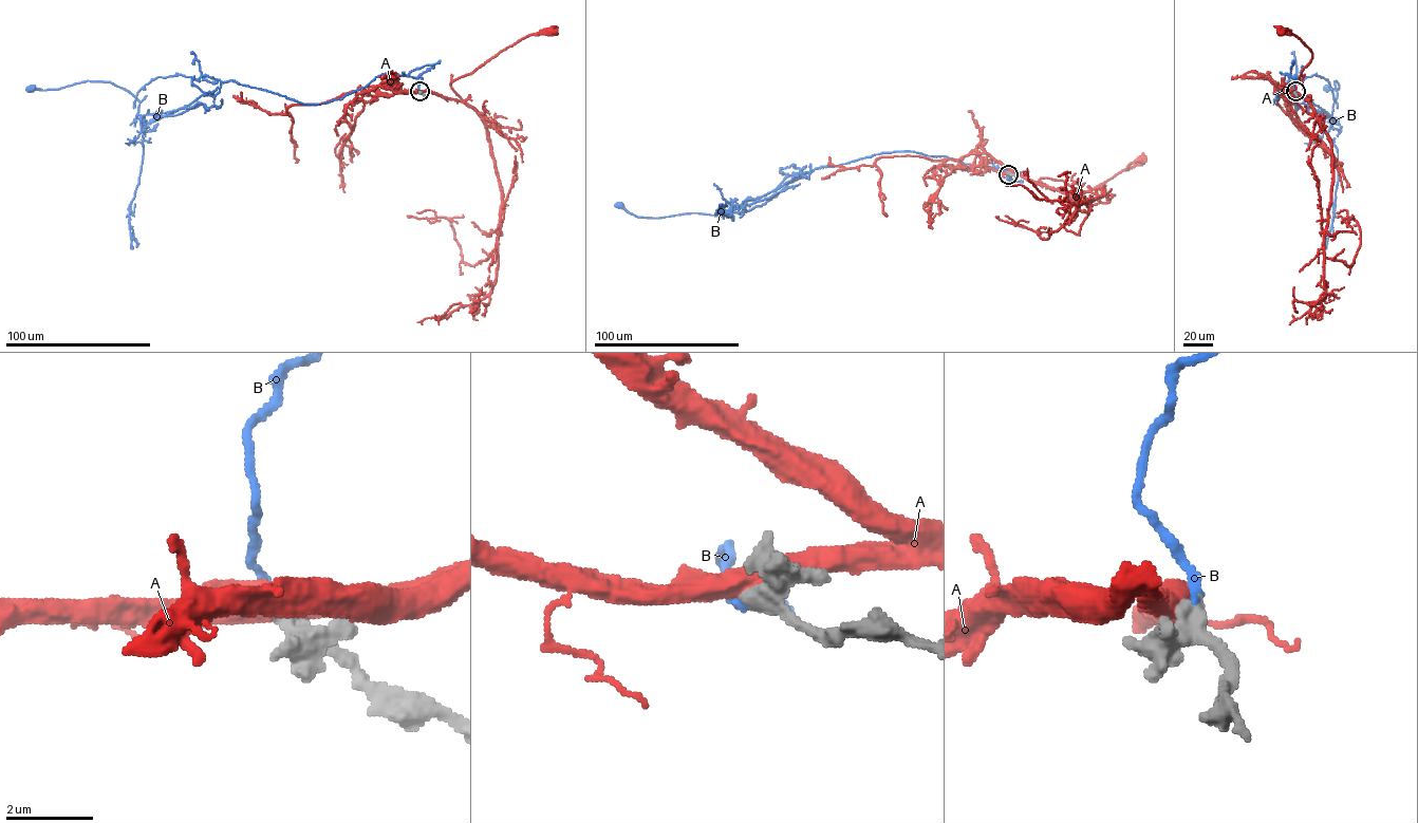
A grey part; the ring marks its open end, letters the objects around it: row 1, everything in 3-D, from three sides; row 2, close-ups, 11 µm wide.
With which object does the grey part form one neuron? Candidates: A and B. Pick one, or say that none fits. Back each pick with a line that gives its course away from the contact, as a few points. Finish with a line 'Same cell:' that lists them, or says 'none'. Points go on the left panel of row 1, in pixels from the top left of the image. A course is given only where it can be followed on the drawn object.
B: it runs (420, 91), (421, 77), (384, 73), (309, 105), (227, 80), (211, 107), (153, 115), (109, 81), (32, 88)
Same cell: B

